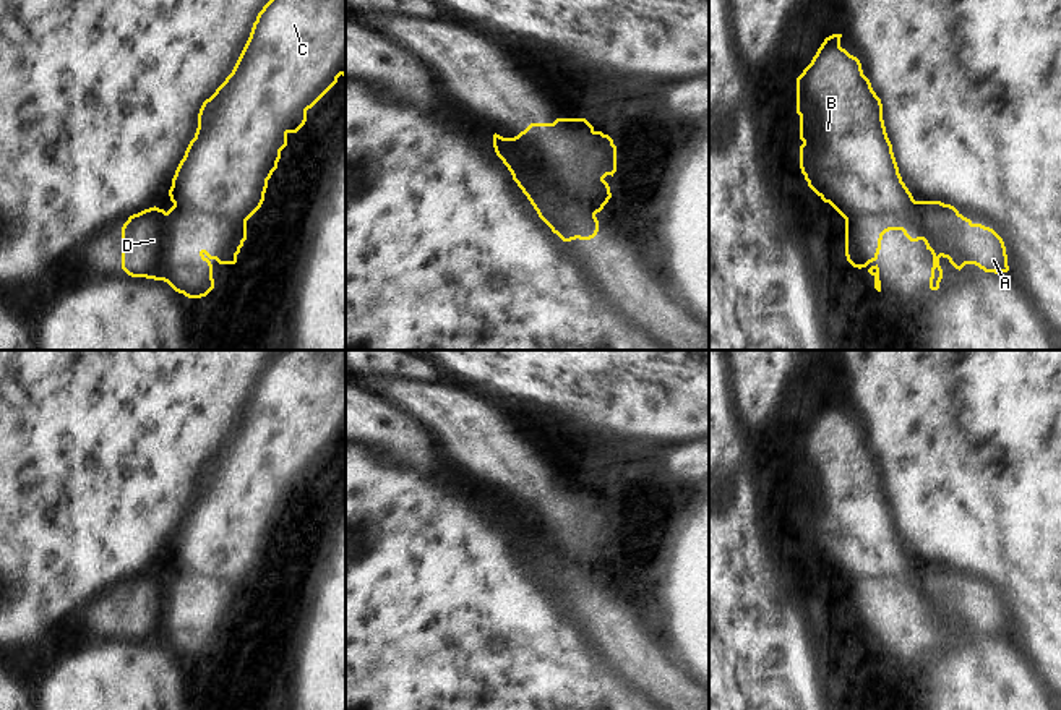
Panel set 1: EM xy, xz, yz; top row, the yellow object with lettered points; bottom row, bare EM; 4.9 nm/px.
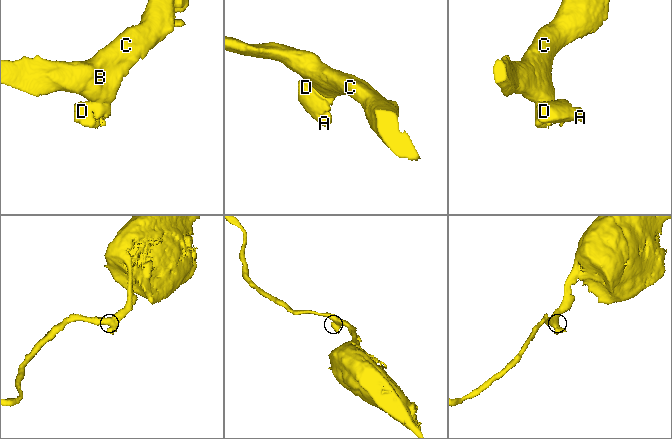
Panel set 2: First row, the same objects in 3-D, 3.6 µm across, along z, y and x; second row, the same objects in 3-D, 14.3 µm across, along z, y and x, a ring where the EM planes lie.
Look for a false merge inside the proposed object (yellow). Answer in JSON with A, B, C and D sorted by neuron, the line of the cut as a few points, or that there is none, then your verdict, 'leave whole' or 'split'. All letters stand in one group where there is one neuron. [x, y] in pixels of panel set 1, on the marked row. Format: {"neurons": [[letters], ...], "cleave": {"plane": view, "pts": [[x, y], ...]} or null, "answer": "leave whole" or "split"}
{"neurons": [["A", "D"], ["B", "C"]], "cleave": {"plane": "xz", "pts": [[554, 122], [575, 140], [576, 177], [579, 180], [604, 177]]}, "answer": "split"}

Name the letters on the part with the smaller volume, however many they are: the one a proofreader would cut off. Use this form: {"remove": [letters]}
{"remove": ["A", "D"]}

